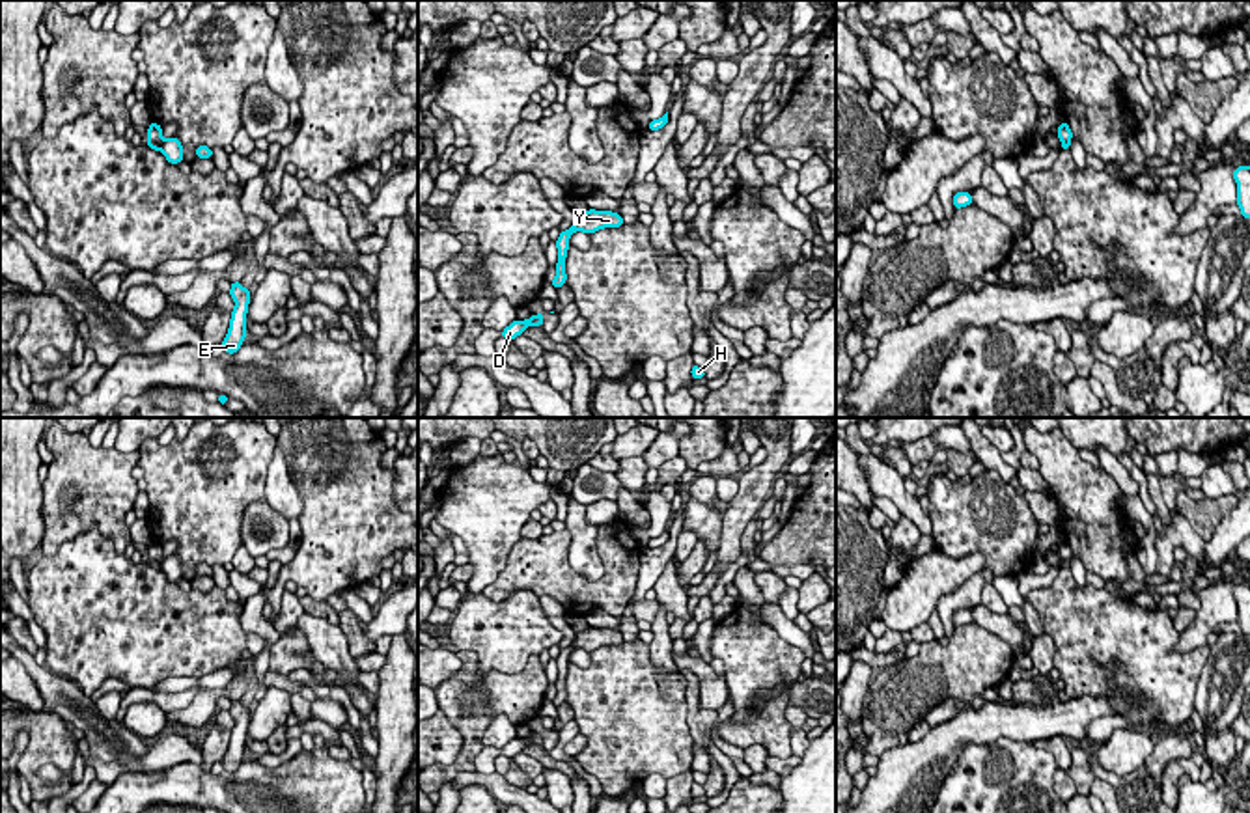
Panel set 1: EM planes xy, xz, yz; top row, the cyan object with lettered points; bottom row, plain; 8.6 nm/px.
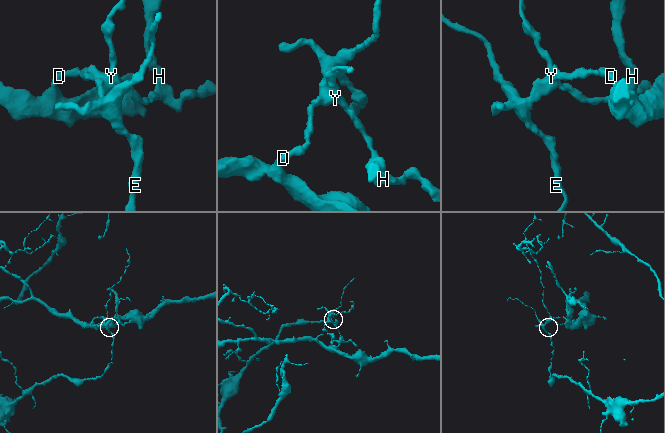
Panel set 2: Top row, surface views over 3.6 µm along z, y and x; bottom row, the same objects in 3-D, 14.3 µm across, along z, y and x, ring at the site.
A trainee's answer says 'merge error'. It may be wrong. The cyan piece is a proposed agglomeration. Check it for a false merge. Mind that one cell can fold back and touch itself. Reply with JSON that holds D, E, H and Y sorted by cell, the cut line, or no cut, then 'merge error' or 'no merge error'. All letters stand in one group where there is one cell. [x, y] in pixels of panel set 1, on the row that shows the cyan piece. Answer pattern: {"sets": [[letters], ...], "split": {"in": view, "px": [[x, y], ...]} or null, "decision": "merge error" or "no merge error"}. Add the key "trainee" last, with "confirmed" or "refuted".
{"sets": [["D"], ["E", "H", "Y"]], "split": {"in": "xz", "px": [[573, 226], [575, 230]]}, "decision": "merge error", "trainee": "confirmed"}

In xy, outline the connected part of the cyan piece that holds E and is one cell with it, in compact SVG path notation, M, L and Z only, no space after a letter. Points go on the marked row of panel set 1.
M231 282L229 296L235 300L235 308L231 311L229 328L222 341L224 352L235 354L246 334L246 313L250 304L250 289L244 289L241 282Z

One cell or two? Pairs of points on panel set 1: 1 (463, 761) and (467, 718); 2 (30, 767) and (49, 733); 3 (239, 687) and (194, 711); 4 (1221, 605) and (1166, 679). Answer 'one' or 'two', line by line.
1: one
2: one
3: one
4: two

